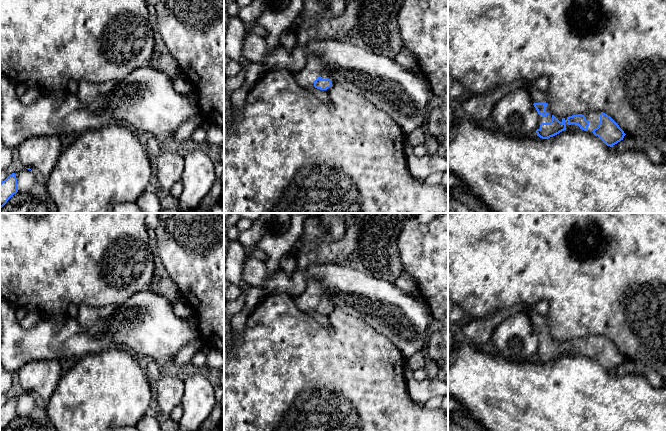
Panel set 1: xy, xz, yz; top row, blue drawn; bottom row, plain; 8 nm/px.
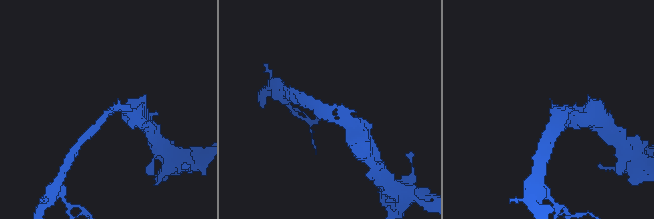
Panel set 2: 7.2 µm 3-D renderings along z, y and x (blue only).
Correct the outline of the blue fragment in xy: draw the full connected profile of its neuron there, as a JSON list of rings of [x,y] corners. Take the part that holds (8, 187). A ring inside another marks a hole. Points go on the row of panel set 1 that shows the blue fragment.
[[[9,174],[9,176],[4,181],[0,182],[0,209],[17,192],[16,174]]]

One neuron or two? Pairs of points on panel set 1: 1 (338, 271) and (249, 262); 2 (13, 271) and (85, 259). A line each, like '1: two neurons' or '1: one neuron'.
1: one neuron
2: one neuron

